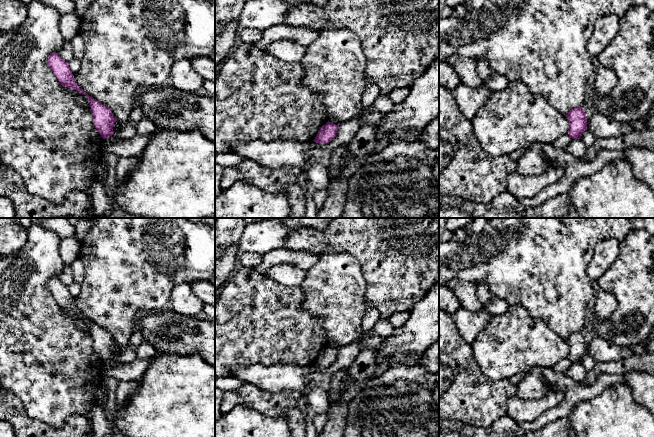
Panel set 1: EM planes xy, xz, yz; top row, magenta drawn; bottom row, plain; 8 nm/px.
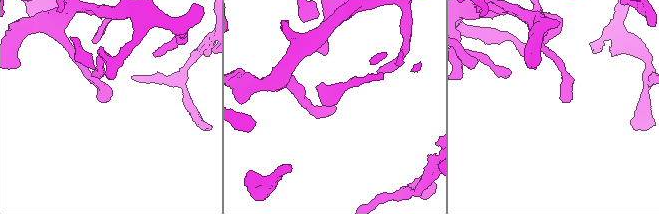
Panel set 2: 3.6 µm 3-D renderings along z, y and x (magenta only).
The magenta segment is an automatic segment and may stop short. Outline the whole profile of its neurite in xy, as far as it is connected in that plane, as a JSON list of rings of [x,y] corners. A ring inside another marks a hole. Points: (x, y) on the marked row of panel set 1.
[[[52,53],[48,56],[48,65],[59,83],[63,87],[74,89],[88,97],[90,112],[93,115],[93,124],[103,139],[115,135],[113,124],[117,121],[112,111],[104,104],[100,103],[93,97],[84,92],[76,83],[75,78],[70,70],[69,63],[65,62],[58,53]]]

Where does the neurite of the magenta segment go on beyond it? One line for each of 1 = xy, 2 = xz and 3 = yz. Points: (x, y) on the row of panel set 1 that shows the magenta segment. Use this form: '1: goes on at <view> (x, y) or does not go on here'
1: does not go on here
2: does not go on here
3: does not go on here

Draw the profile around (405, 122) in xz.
[[[436,59],[411,84],[406,99],[384,113],[376,125],[376,139],[387,135],[393,142],[417,142],[425,127],[438,115],[439,59]]]

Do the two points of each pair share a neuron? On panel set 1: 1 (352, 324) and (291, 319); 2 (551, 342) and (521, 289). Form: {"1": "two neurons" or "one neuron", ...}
{"1": "two neurons", "2": "two neurons"}

